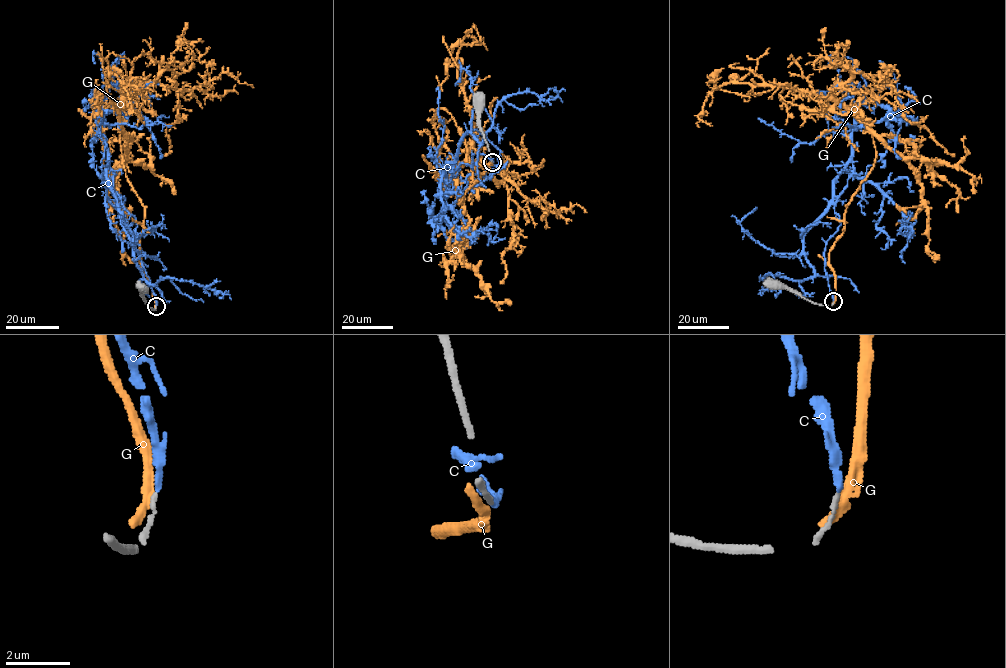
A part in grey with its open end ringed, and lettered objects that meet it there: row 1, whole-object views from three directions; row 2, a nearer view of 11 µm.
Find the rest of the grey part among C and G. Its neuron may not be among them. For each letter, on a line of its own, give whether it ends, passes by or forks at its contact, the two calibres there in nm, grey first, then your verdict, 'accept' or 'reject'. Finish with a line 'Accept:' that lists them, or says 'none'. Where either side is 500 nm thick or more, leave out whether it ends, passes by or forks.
C: it ends | 120/200 nm | accept
G: it ends | 140/400 nm | reject
Accept: C

